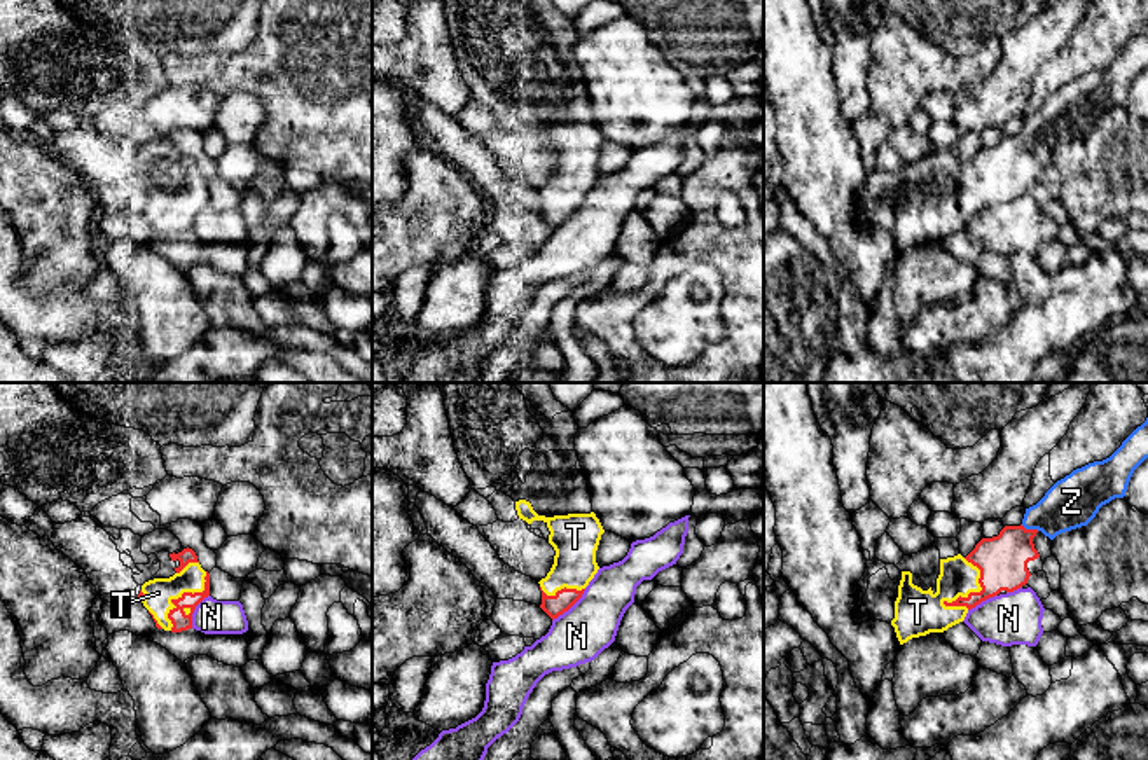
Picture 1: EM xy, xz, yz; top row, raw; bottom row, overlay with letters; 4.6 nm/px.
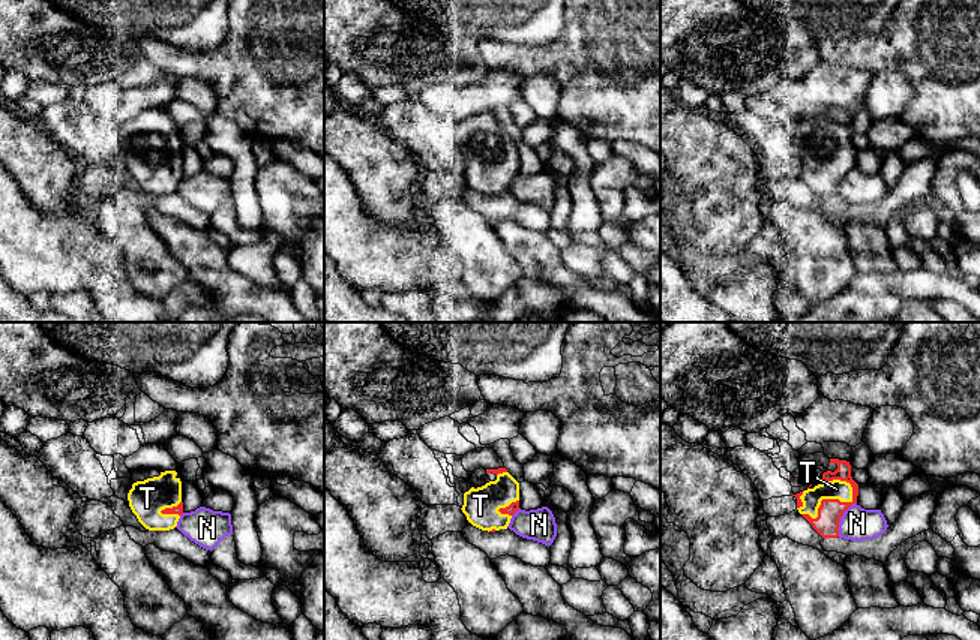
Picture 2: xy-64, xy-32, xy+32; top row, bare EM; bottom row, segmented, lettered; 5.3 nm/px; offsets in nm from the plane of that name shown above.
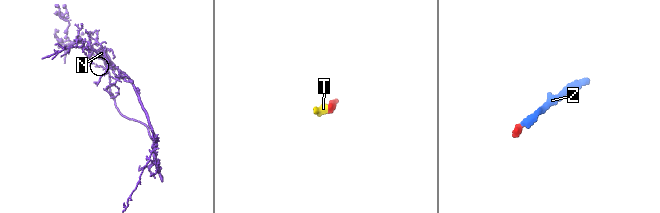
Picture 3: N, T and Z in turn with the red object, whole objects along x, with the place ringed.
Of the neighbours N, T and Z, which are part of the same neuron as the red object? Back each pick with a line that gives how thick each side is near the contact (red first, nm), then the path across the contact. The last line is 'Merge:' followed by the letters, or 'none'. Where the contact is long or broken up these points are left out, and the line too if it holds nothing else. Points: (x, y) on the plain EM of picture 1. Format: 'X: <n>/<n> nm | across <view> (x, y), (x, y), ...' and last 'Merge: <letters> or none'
T: 220/170 nm | across yz (1002, 168), (982, 187), (982, 198), (974, 189), (958, 186)
Z: 220/240 nm | across yz (1002, 168), (1030, 138), (1071, 110)
Merge: T, Z

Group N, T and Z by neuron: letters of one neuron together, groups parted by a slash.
N / T Z

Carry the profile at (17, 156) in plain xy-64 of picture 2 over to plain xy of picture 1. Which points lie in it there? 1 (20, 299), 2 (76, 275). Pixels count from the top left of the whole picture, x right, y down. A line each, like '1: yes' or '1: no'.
1: no
2: yes

